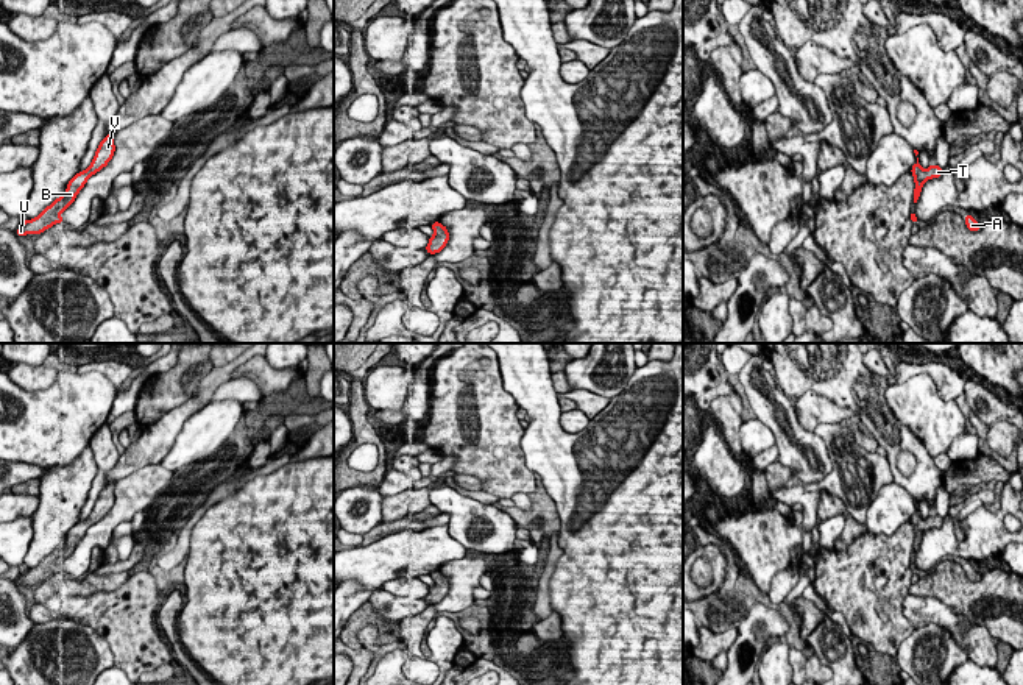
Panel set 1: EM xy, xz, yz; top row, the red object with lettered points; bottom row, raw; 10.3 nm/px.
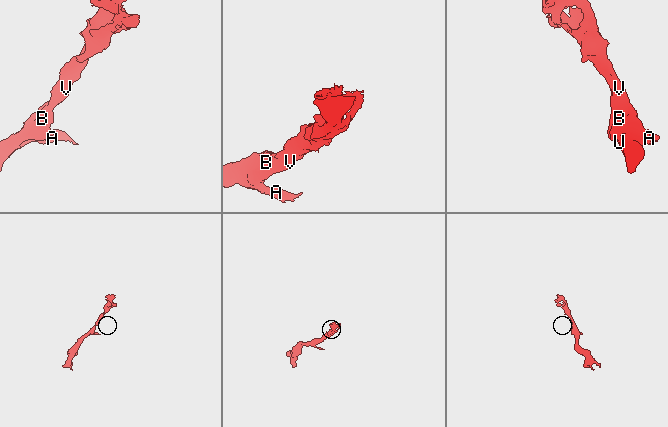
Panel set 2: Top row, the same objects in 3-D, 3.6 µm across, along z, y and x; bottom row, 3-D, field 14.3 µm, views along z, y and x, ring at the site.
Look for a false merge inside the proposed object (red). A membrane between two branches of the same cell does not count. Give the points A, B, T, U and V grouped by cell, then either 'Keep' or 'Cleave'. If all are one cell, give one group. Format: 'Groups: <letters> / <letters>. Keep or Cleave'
Groups: A B T U V. Keep

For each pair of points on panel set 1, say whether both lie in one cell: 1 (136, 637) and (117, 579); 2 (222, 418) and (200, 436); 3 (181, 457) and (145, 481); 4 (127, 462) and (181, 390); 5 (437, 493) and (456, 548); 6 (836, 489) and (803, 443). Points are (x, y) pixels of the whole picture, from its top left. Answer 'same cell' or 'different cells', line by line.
1: different cells
2: same cell
3: different cells
4: different cells
5: different cells
6: different cells

